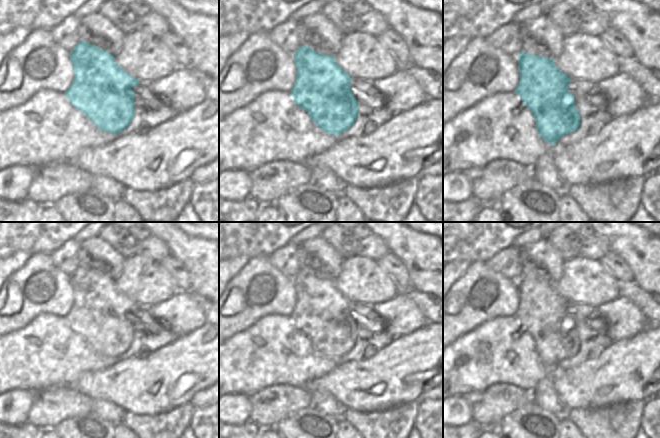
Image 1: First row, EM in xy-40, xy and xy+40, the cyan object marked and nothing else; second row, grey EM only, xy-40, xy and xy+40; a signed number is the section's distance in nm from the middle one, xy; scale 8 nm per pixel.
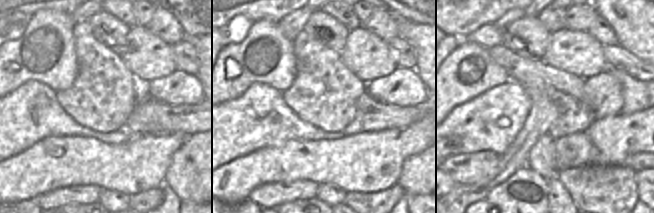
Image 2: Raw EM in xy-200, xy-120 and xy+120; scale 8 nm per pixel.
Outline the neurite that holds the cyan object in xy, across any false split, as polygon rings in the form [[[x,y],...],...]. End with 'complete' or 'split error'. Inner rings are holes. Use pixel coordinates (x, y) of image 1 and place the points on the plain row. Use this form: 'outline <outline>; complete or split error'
outline [[[307,269],[294,277],[296,305],[290,315],[297,330],[303,332],[321,354],[335,360],[348,354],[356,345],[358,325],[352,317],[350,300],[334,285],[334,280],[321,278]]]; complete

